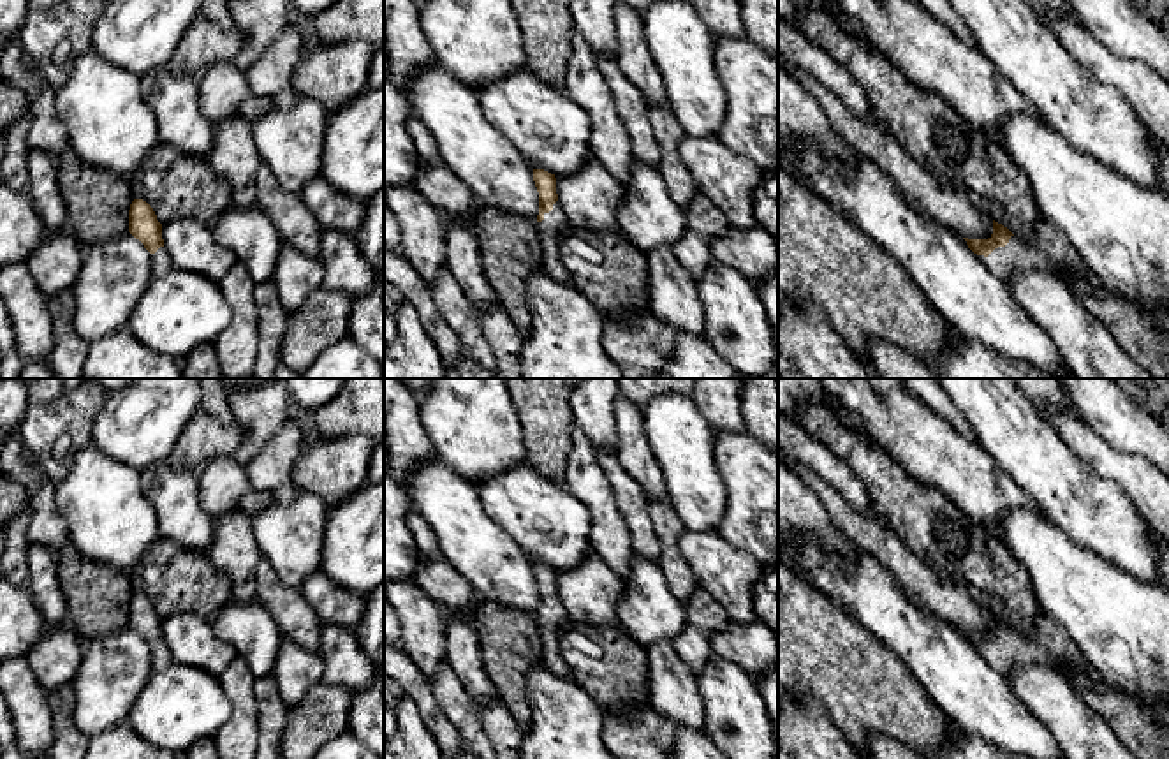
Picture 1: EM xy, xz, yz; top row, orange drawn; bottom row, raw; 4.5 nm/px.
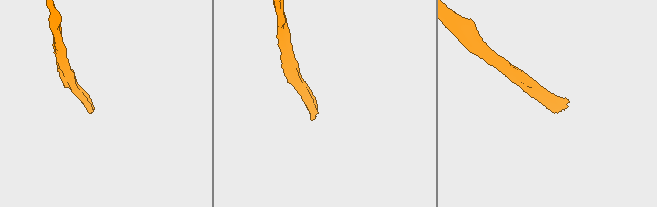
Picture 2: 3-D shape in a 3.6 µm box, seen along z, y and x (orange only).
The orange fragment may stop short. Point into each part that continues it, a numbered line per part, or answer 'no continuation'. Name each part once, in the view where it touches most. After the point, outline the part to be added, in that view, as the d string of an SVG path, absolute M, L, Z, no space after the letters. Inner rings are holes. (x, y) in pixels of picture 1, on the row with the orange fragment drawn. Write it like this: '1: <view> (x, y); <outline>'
1: yz (1046, 250); M1039 222L1028 238L1011 236L1005 247L995 248L986 259L1002 280L1014 271L1049 273L1058 278L1072 271L1095 278L1067 236L1048 222Z

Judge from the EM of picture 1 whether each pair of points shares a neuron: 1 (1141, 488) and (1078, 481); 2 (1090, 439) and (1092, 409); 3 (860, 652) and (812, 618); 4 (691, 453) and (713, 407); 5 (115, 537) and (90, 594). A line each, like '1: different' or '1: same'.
1: different
2: different
3: same
4: different
5: different

